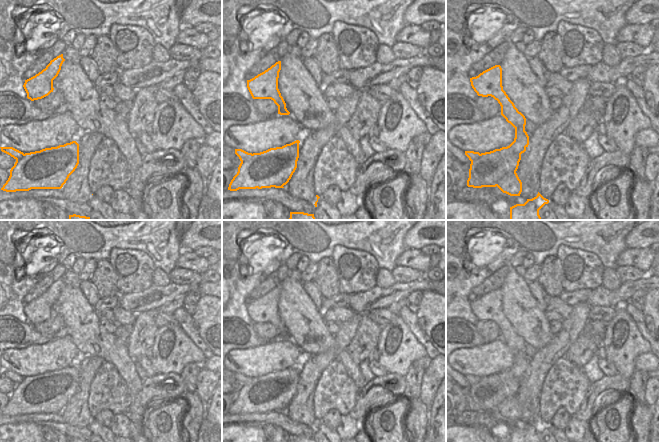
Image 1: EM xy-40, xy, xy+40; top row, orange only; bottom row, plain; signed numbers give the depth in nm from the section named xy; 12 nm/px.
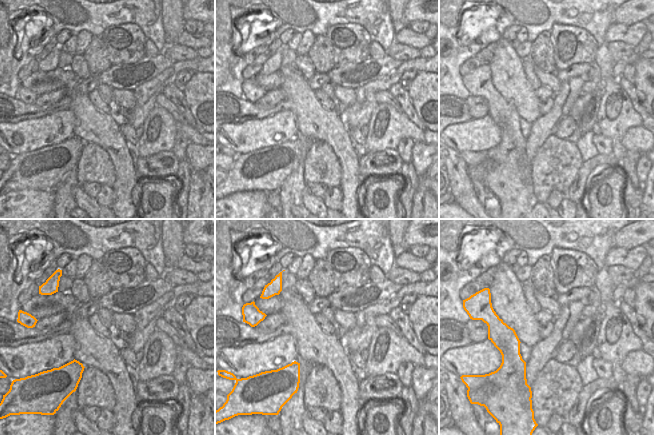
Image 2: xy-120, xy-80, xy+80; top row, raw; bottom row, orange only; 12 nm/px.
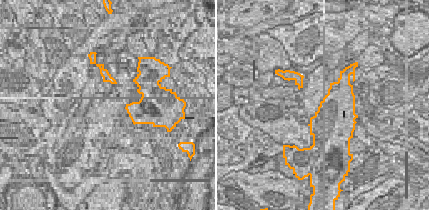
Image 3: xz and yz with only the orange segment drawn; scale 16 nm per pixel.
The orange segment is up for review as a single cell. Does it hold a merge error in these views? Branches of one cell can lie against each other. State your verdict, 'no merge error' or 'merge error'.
no merge error

